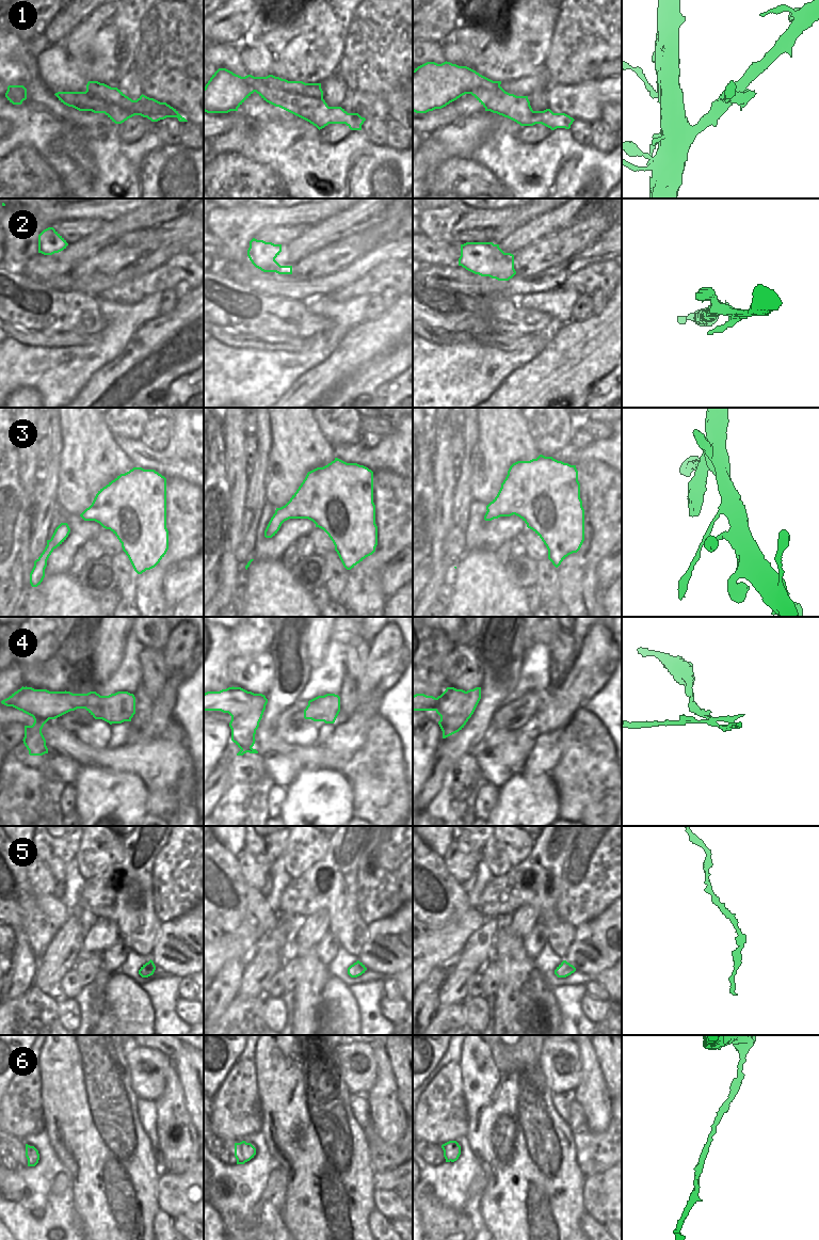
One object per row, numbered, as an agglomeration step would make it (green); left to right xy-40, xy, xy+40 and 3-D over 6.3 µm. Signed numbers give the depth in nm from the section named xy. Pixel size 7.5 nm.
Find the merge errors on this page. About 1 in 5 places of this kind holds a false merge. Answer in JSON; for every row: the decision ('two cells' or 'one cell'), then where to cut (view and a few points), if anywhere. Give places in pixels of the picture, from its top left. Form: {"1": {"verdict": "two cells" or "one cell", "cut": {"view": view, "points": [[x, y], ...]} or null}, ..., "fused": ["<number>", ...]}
{"1": {"verdict": "two cells", "cut": {"view": "xy", "points": [[362, 117], [336, 118], [333, 123]]}}, "2": {"verdict": "one cell", "cut": null}, "3": {"verdict": "two cells", "cut": {"view": "xy", "points": [[276, 509], [283, 512], [290, 512], [292, 518]]}}, "4": {"verdict": "two cells", "cut": {"view": "xy", "points": [[265, 696], [251, 708], [235, 708], [221, 711]]}}, "5": {"verdict": "one cell", "cut": null}, "6": {"verdict": "one cell", "cut": null}, "fused": ["1", "3", "4"]}

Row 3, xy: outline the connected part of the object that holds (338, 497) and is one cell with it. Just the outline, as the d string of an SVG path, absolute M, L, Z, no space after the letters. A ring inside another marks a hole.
M335 458L327 465L308 472L290 500L276 510L291 512L292 519L308 519L316 527L323 529L333 541L347 570L375 552L378 526L373 503L373 472L364 465Z

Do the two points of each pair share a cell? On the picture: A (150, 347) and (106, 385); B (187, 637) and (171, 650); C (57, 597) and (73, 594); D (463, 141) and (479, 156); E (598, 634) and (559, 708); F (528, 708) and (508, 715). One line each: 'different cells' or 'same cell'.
A: same cell
B: same cell
C: same cell
D: different cells
E: same cell
F: same cell

